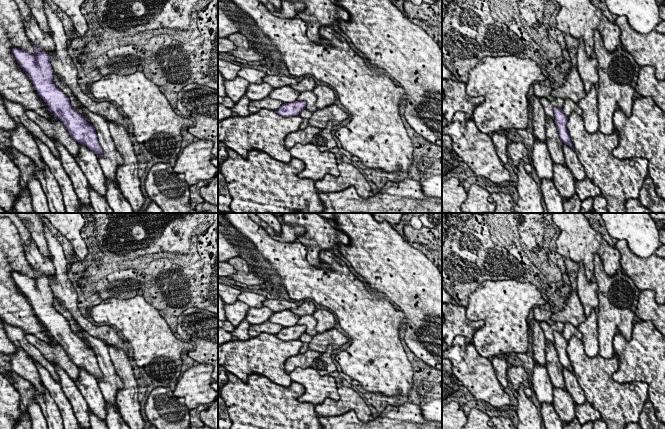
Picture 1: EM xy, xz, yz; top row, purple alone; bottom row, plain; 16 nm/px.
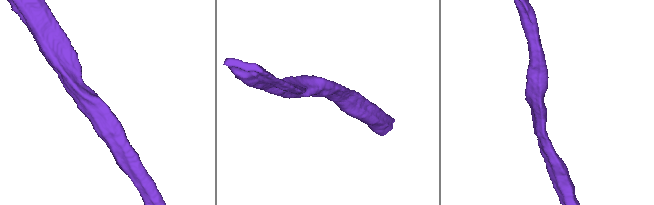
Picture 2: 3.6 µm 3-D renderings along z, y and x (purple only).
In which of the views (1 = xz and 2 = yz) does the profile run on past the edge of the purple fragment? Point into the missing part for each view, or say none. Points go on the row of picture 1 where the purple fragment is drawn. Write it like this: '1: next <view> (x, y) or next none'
1: next none
2: next none

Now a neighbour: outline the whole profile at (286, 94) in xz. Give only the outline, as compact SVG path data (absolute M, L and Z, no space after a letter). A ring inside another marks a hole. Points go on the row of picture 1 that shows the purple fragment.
M284 86L280 88L274 88L270 93L269 98L273 100L278 100L283 103L291 103L297 101L300 92L294 90L290 86Z

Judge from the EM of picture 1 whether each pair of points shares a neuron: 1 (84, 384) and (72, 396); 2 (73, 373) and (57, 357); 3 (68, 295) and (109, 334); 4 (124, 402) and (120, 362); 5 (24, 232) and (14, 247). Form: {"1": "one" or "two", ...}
{"1": "two", "2": "one", "3": "one", "4": "one", "5": "two"}

